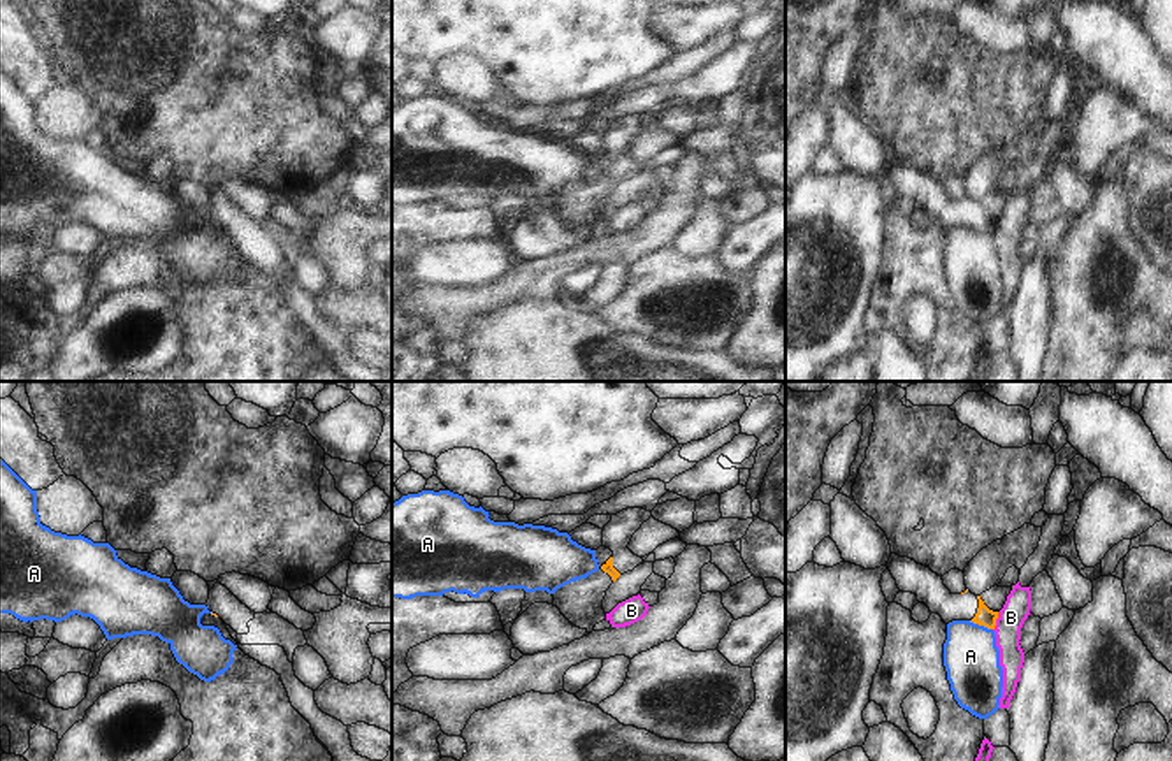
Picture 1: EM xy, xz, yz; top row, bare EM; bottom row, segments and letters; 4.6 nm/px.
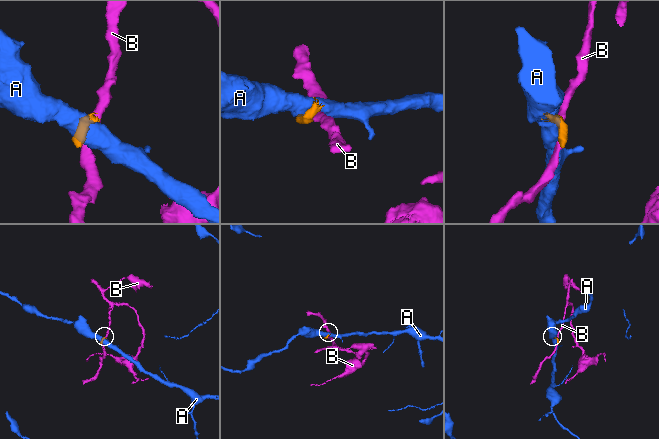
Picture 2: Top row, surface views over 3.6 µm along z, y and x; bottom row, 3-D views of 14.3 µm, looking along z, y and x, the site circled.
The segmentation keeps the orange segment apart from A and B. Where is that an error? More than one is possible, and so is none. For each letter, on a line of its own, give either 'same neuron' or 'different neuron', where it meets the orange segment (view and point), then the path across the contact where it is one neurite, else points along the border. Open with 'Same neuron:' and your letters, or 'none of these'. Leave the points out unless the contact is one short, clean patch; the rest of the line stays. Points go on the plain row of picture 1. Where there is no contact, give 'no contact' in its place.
Same neuron: none of these
A: different neuron; meets orange in yz at (981, 231)
B: different neuron; meets orange in yz at (995, 227); border along yz (998, 218), (993, 236)

